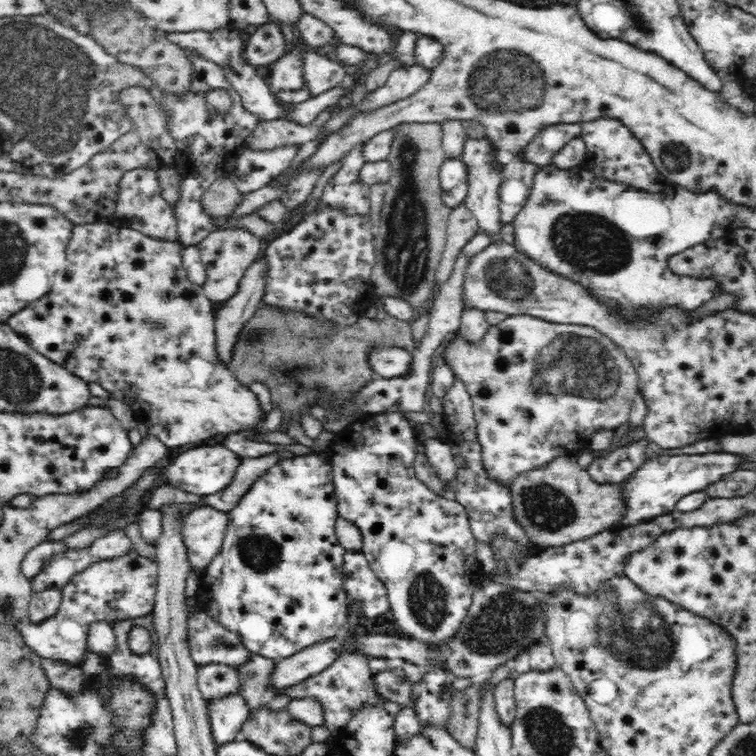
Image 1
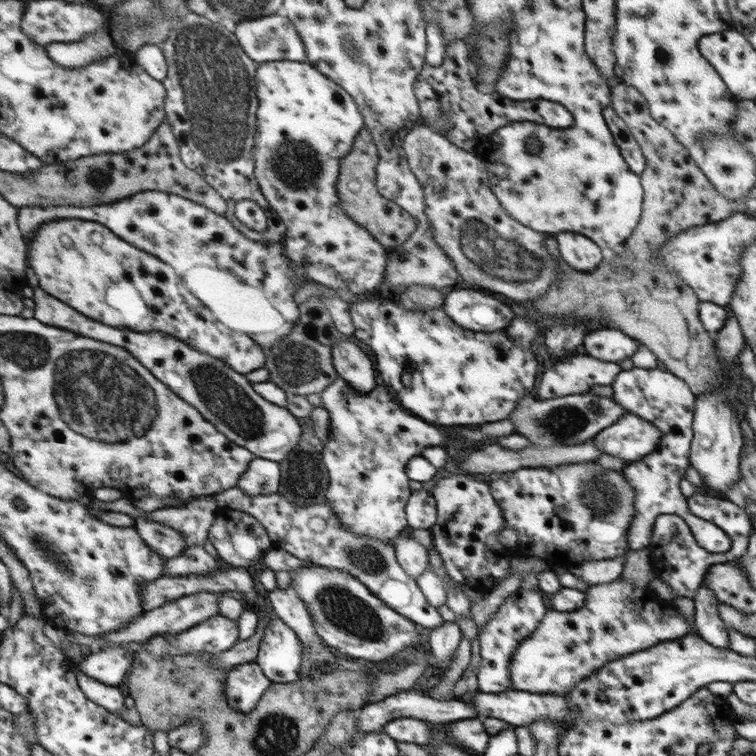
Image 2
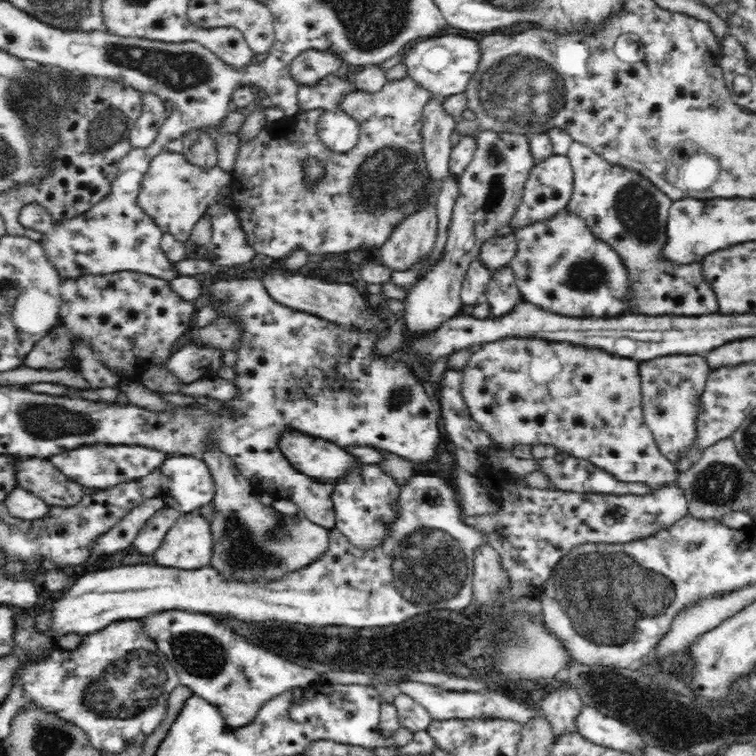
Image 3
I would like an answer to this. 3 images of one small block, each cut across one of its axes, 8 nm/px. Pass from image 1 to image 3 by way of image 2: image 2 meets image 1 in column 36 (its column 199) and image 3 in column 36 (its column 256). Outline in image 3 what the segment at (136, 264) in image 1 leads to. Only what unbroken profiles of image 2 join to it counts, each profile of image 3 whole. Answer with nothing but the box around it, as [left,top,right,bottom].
[23,271,196,380]

